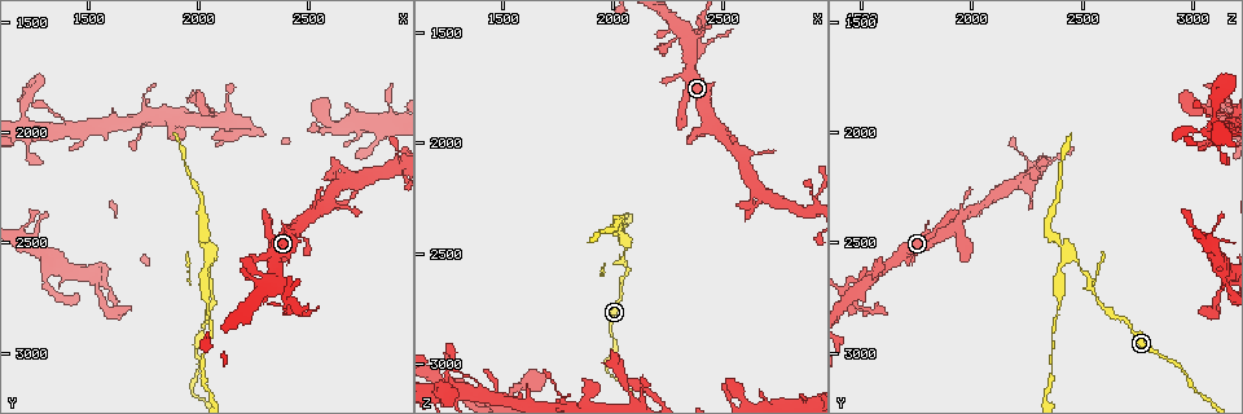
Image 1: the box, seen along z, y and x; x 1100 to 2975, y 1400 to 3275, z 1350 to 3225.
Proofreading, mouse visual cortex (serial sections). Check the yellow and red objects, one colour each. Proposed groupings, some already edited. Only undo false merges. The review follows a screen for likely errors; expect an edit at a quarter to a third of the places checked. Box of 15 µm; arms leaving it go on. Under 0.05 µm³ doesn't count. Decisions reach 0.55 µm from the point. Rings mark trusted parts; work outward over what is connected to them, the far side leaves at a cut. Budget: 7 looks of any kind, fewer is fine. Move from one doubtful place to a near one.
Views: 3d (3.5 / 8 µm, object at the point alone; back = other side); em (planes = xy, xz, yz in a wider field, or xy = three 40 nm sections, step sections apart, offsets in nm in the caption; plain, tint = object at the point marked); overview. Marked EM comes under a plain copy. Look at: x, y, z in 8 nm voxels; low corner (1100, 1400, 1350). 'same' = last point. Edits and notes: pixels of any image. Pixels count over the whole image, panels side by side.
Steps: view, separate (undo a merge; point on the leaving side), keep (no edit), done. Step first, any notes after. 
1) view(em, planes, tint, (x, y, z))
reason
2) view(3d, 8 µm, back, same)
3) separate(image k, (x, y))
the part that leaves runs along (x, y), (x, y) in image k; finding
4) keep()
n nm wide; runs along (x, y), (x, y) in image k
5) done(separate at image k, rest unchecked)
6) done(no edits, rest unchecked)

view(3d, 3.5 µm, (2070, 2740, 2570))
a narrow waist

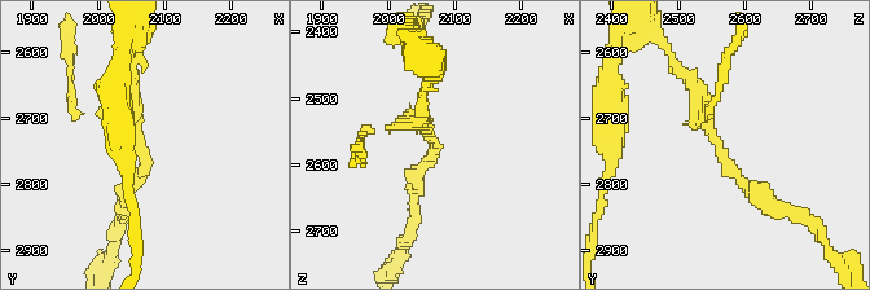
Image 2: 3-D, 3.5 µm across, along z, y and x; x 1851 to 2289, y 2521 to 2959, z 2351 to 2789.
view(em, xy, step 3, tint, (2065, 2745, 2565))
now the EM

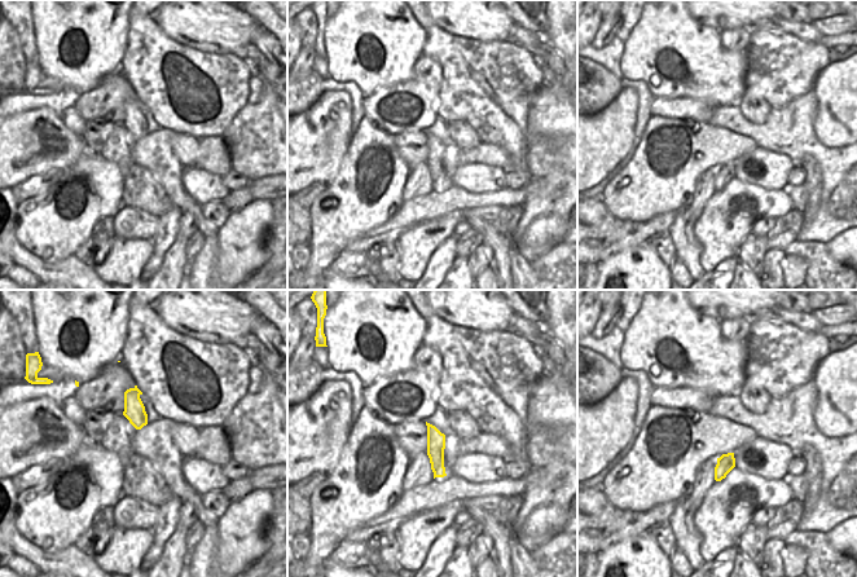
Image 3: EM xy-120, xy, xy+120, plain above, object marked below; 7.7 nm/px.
keep()
runs along (430, 428), (440, 474) in image 3; all the same cell

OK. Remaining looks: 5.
view(3d, 3.5 µm, (2050, 2570, 2440))
thick turns thin

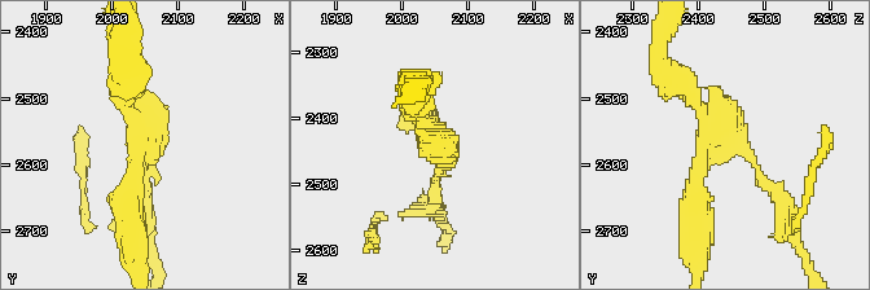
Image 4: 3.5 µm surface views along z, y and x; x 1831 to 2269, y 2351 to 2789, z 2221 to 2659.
view(em, xy, step 5, tint, (2060, 2565, 2430))
shape alone is not enough

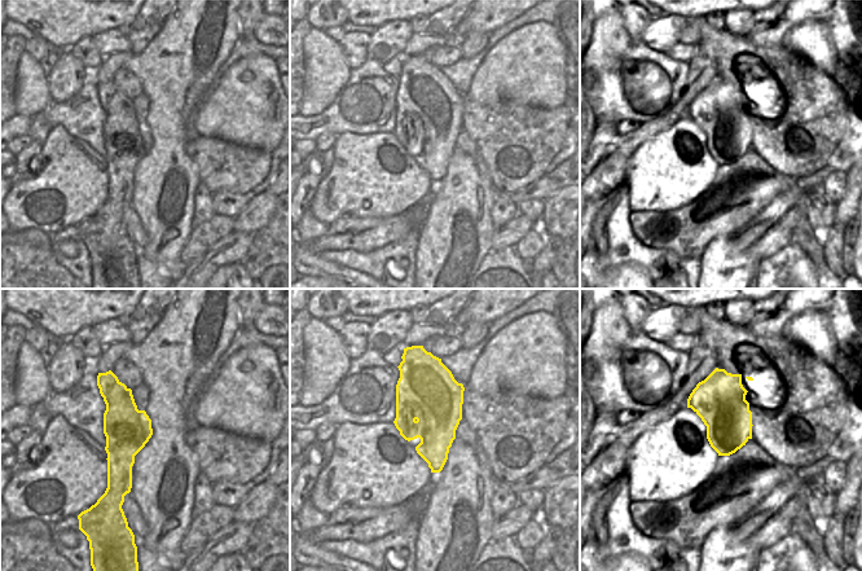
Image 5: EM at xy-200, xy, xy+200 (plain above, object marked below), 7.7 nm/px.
separate(image 4, (703, 206))
the part that leaves runs along (699, 158), (699, 269) in image 4; two cells meet here

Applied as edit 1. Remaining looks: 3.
view(3d, 3.5 µm, (2410, 2760, 1480))
thick turns thin

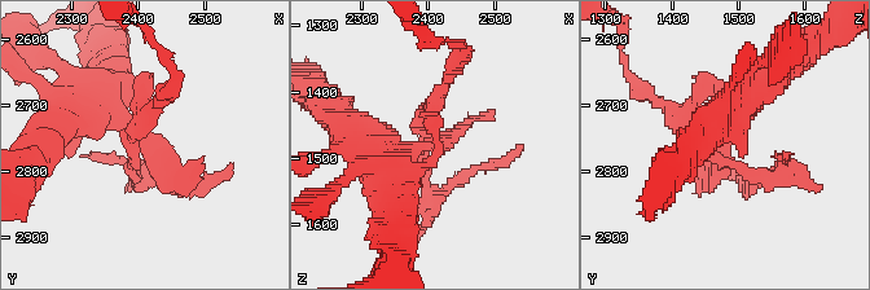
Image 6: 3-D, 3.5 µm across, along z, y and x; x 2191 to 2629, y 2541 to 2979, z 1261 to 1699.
view(em, planes, tint, (2400, 2755, 1485))
need the tissue

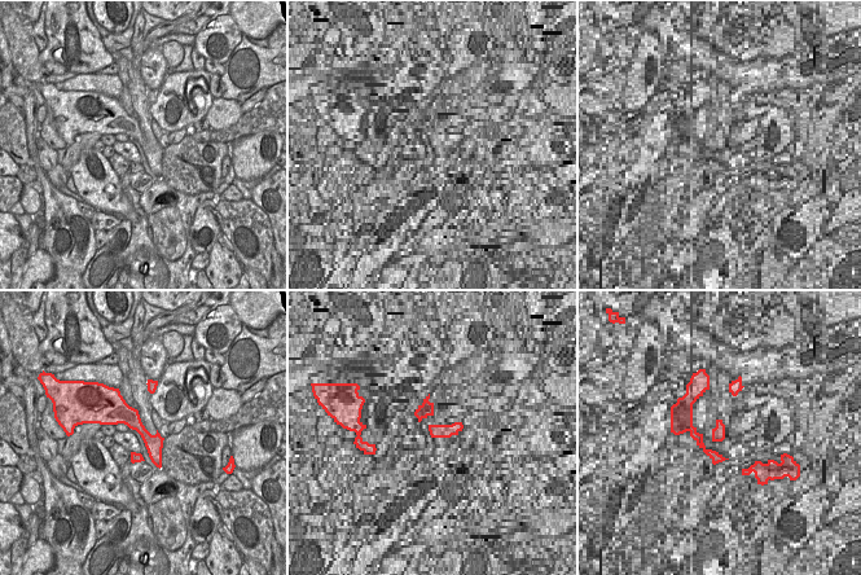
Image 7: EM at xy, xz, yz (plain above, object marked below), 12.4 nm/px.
separate(image 6, (689, 106))
220 nm wide; the part that leaves runs along (720, 163), (773, 176), (746, 192) in image 6; two cells meet here

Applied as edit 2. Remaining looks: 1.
done(separate at image 4, separate at image 6, rest unchecked)

